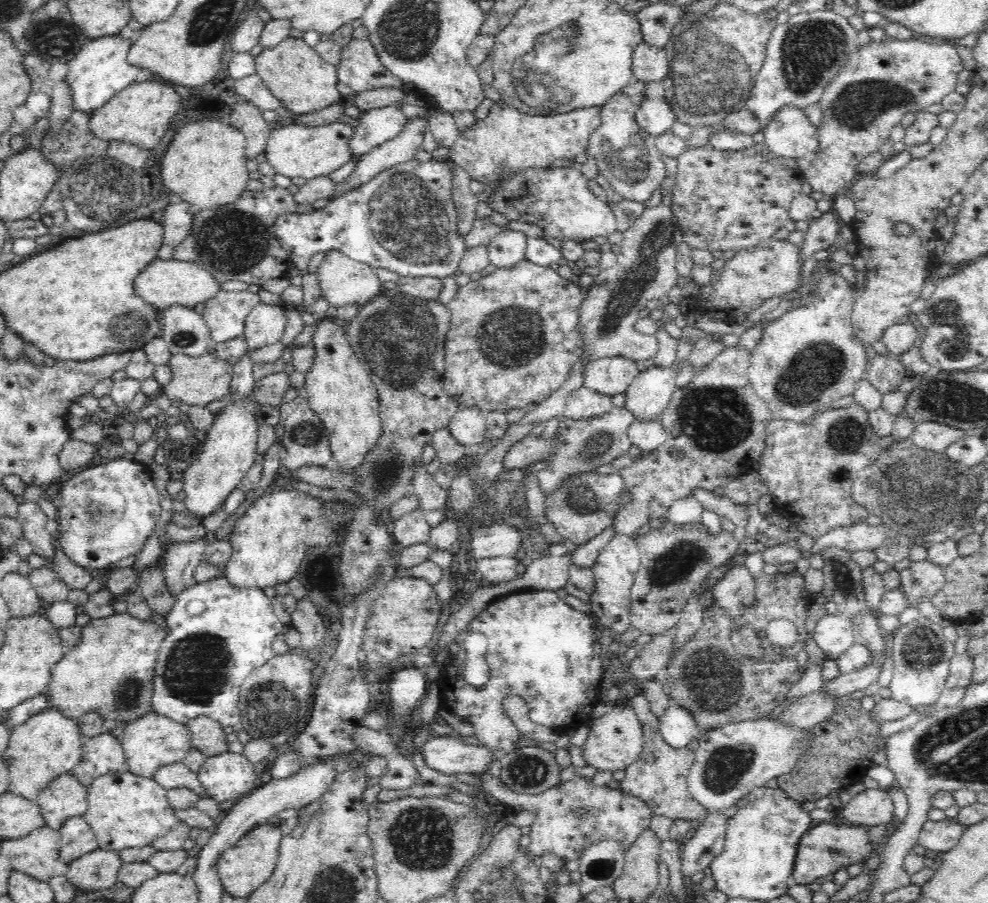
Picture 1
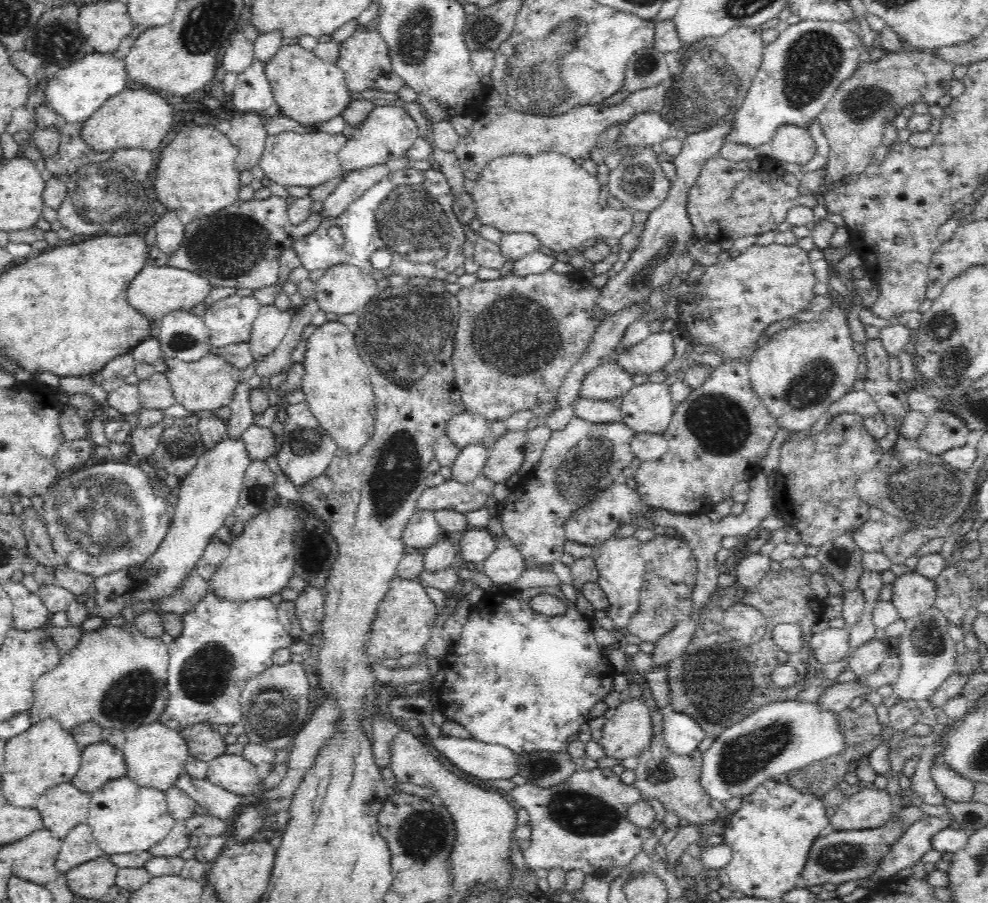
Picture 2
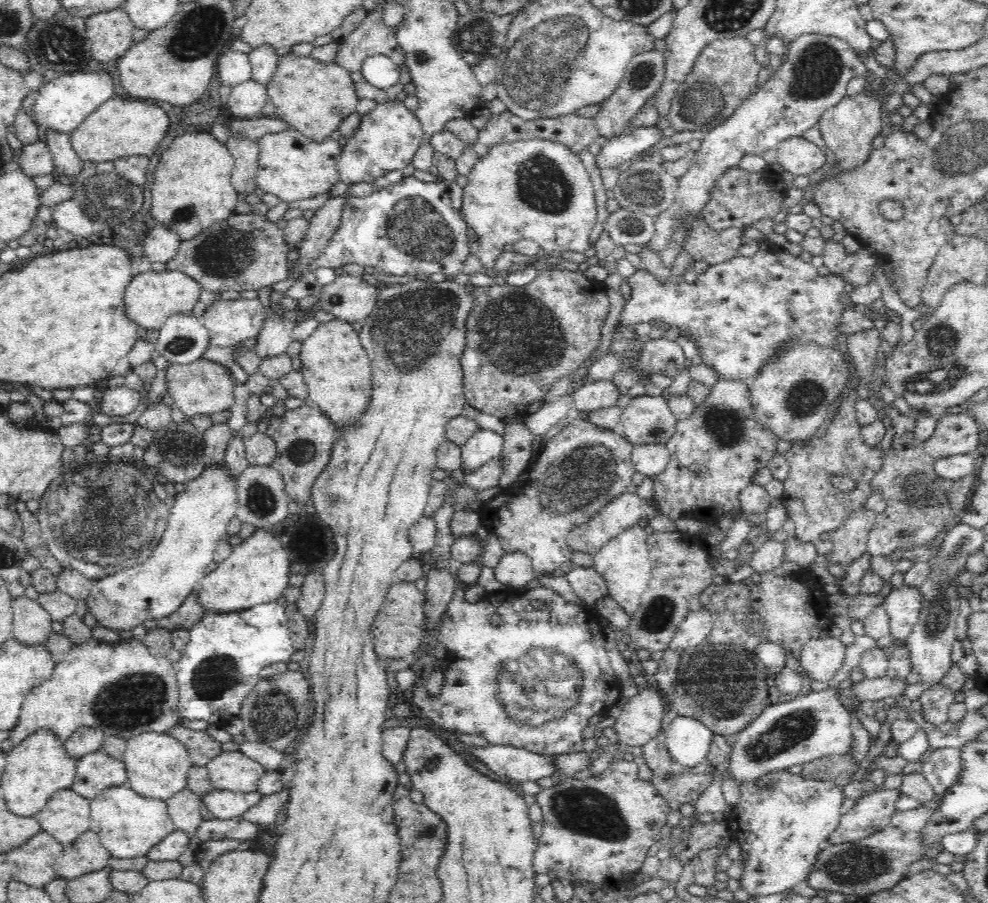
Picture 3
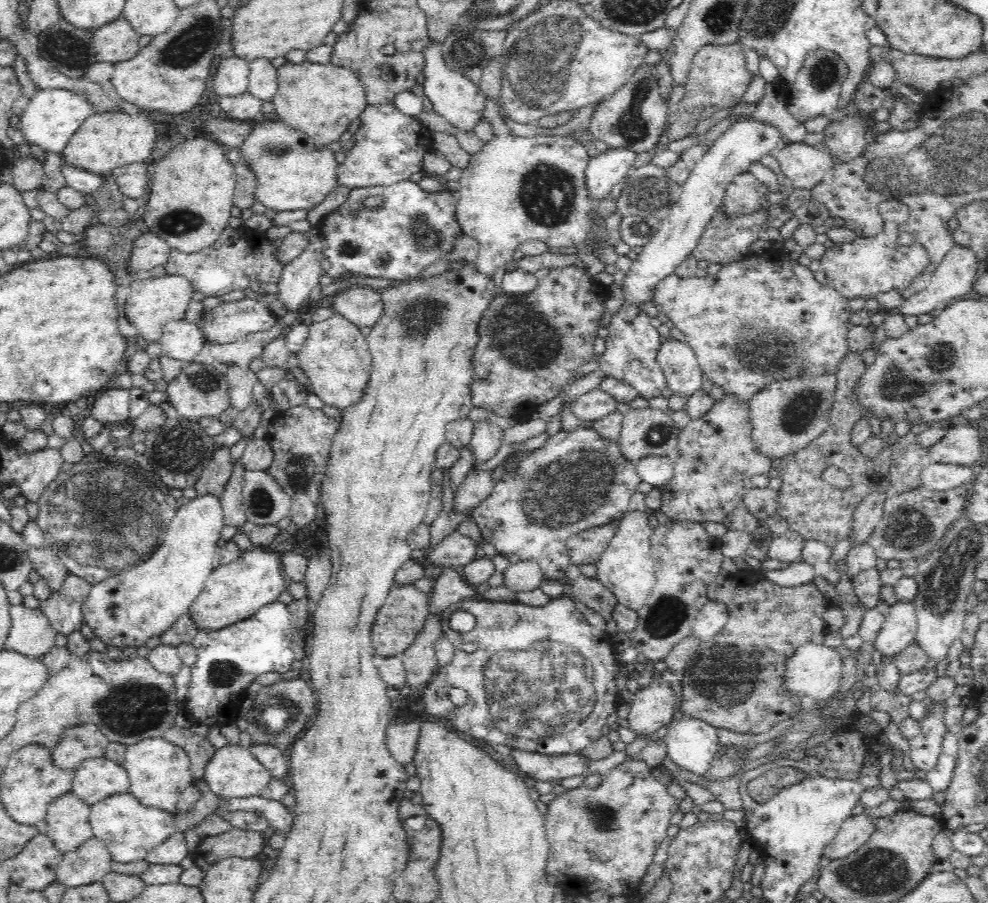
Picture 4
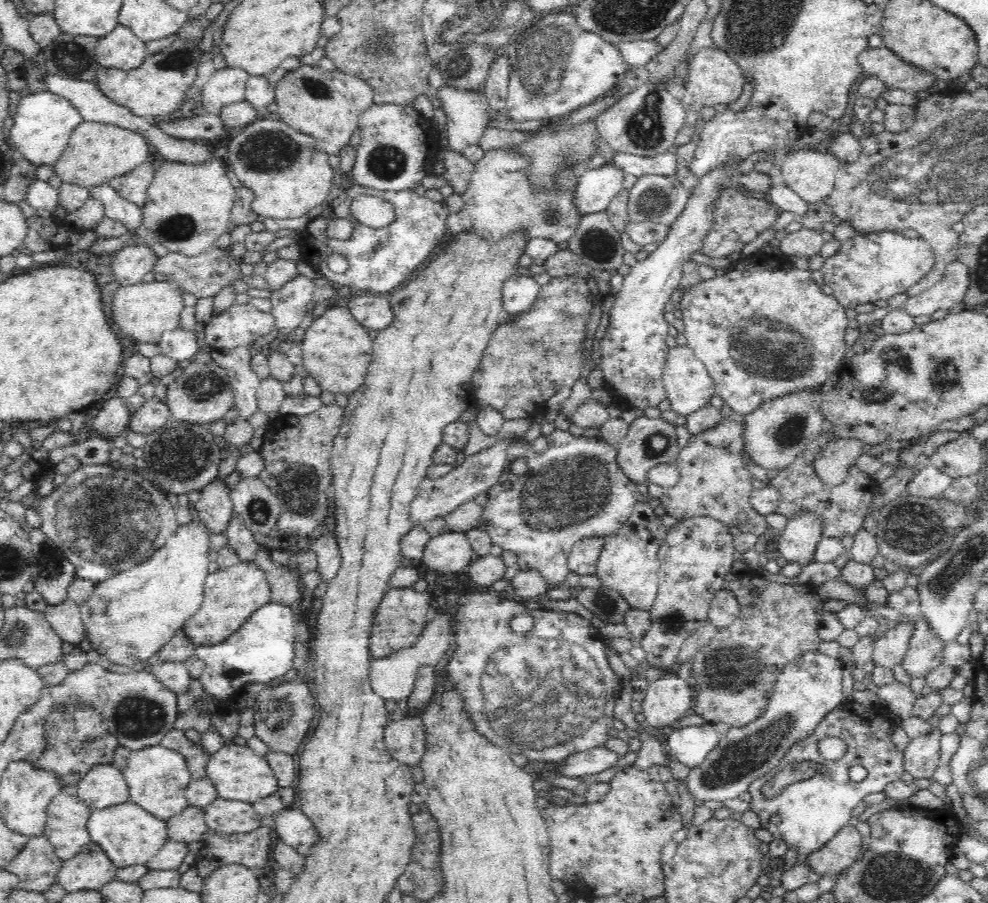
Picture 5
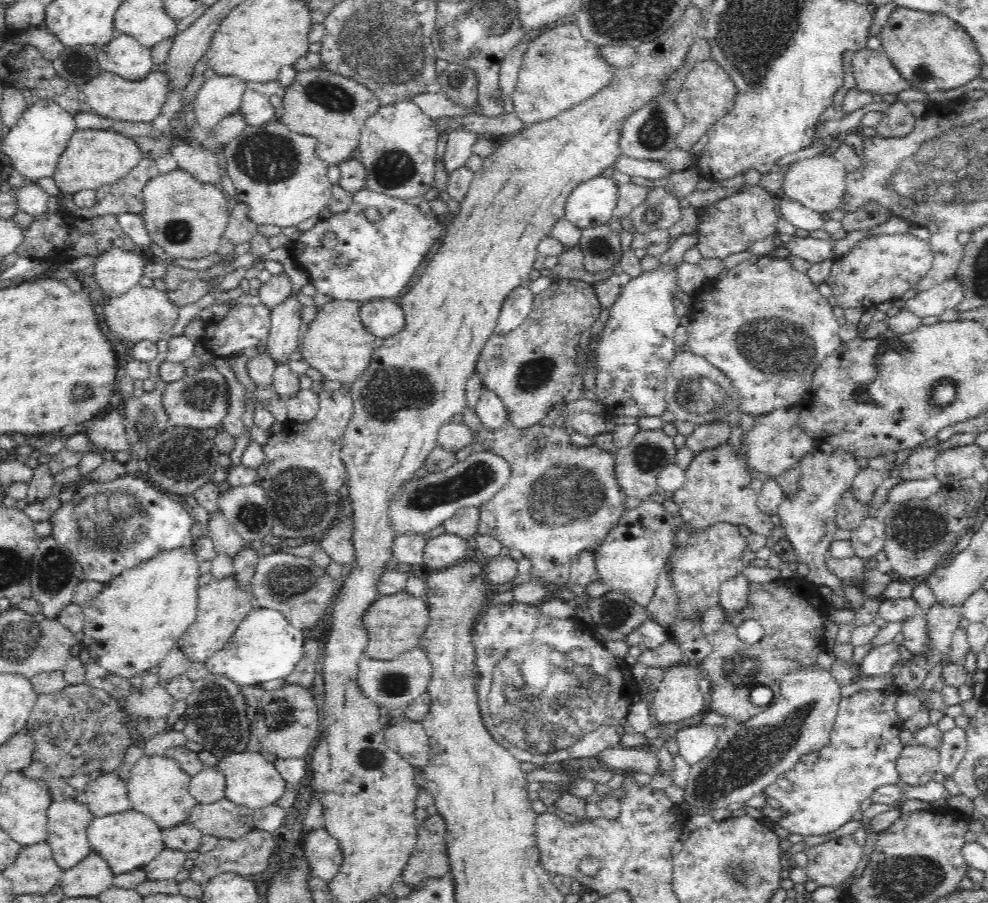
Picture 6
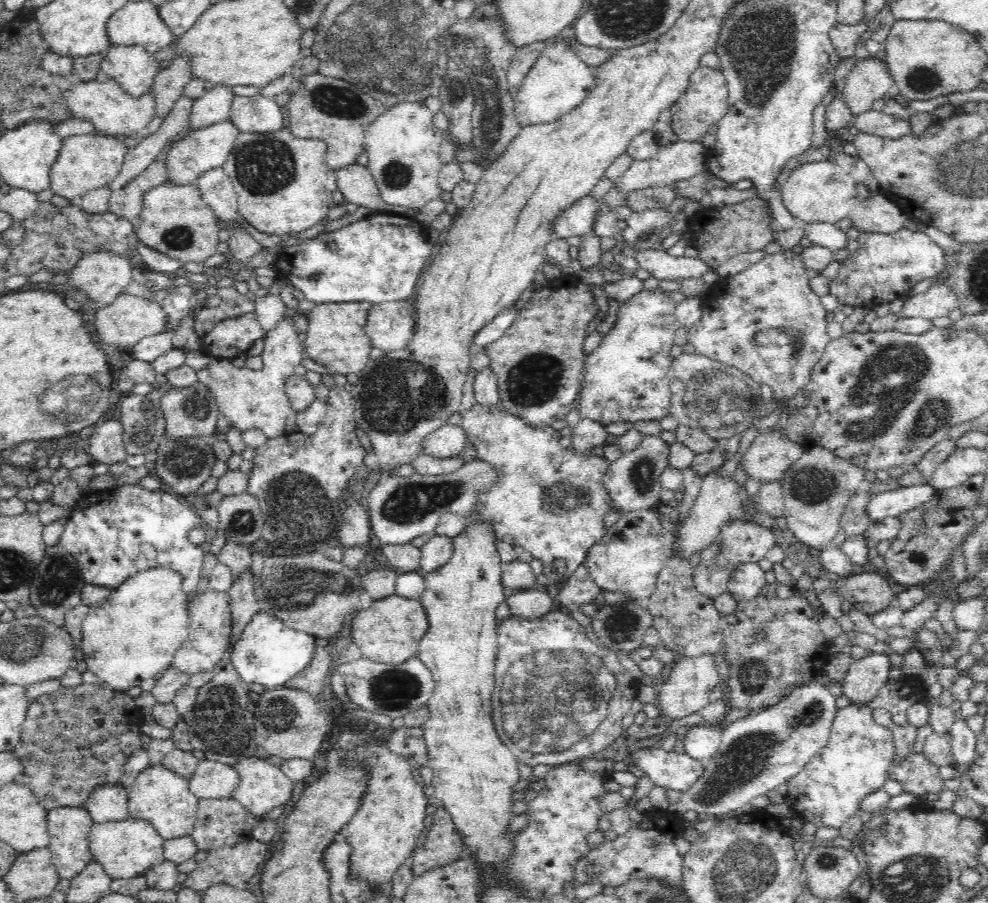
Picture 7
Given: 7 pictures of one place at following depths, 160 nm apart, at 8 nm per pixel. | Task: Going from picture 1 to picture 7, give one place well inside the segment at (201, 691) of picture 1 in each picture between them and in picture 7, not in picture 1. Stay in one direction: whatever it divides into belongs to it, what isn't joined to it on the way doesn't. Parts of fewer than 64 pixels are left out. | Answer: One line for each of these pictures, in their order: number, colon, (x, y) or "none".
2: (223, 645)
3: (221, 666)
4: (229, 661)
5: (263, 648)
6: (265, 646)
7: (271, 653)

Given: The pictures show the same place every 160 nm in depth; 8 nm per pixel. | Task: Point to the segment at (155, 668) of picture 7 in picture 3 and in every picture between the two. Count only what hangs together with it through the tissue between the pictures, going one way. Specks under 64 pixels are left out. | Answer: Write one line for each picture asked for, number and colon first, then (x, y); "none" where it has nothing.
3: (155, 589)
4: (129, 609)
5: (131, 616)
6: (139, 617)

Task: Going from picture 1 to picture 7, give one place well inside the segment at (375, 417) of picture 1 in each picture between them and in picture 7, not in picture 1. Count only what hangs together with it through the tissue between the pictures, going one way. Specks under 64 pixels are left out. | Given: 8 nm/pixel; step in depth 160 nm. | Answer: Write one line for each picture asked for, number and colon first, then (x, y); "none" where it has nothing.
2: (337, 385)
3: (335, 365)
4: (336, 358)
5: (337, 350)
6: (337, 344)
7: (336, 338)

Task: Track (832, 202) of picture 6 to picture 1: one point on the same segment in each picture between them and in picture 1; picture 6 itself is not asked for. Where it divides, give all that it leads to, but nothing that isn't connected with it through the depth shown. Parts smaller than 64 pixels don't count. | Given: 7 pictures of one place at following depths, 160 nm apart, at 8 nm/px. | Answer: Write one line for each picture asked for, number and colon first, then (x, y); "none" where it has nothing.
1: (791, 135)
2: (792, 144)
3: (800, 157)
4: (805, 166)
5: (812, 174)

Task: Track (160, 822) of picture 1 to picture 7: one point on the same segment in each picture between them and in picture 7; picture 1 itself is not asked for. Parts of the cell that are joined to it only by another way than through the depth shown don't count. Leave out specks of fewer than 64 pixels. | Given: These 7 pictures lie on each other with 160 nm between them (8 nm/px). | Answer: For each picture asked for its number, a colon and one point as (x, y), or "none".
2: (125, 818)
3: (129, 825)
4: (129, 829)
5: (129, 835)
6: (128, 841)
7: (128, 848)

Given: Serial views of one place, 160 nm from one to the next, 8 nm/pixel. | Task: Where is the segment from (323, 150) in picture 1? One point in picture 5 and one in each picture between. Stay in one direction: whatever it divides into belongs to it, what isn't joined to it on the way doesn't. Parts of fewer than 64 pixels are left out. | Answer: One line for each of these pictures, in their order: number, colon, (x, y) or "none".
2: (292, 160)
3: (292, 167)
4: (292, 173)
5: (289, 178)

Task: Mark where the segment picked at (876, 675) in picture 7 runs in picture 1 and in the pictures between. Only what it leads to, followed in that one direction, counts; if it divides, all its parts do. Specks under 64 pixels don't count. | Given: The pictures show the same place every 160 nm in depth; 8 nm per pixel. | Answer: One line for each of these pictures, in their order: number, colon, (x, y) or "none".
1: (921, 581)
2: (913, 594)
3: (902, 605)
4: (899, 630)
5: (889, 650)
6: (880, 660)

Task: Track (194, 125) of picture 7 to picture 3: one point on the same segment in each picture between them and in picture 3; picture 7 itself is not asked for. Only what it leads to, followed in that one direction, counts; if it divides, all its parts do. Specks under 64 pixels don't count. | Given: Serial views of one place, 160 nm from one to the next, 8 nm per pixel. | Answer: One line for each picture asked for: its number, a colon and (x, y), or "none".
3: (234, 68)
4: (231, 79)
5: (225, 87)
6: (220, 96)

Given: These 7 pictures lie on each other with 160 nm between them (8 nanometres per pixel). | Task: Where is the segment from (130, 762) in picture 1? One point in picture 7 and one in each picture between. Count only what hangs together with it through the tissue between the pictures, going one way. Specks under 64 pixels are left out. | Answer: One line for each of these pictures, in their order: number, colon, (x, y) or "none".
2: (155, 755)
3: (157, 765)
4: (158, 771)
5: (157, 777)
6: (157, 787)
7: (159, 796)

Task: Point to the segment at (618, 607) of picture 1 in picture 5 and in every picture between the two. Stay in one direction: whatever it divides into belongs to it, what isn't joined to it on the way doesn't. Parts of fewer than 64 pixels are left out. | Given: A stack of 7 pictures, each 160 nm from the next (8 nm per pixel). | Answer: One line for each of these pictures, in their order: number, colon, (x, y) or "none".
2: (621, 566)
3: (624, 563)
4: (626, 567)
5: (628, 562)

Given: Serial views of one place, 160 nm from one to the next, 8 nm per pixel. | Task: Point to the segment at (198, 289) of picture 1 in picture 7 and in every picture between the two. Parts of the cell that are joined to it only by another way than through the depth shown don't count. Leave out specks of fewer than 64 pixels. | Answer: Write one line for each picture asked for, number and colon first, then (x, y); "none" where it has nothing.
2: (155, 291)
3: (151, 297)
4: (151, 303)
5: (145, 311)
6: (143, 312)
7: (129, 318)

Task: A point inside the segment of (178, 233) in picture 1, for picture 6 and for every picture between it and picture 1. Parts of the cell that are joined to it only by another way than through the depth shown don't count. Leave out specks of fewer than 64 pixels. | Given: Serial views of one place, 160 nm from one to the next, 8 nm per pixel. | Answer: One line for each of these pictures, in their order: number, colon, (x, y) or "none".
2: (170, 232)
3: (161, 244)
4: (148, 252)
5: (127, 266)
6: (116, 271)

